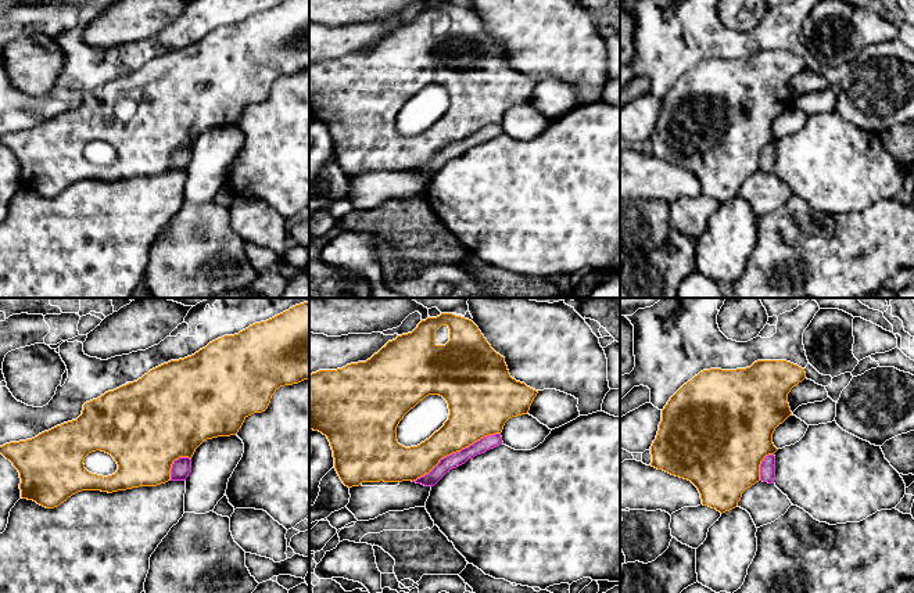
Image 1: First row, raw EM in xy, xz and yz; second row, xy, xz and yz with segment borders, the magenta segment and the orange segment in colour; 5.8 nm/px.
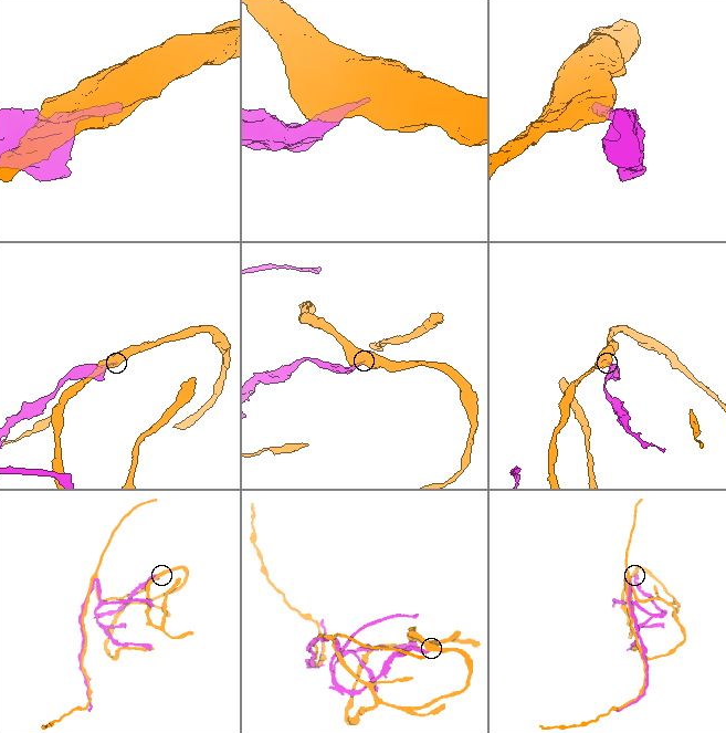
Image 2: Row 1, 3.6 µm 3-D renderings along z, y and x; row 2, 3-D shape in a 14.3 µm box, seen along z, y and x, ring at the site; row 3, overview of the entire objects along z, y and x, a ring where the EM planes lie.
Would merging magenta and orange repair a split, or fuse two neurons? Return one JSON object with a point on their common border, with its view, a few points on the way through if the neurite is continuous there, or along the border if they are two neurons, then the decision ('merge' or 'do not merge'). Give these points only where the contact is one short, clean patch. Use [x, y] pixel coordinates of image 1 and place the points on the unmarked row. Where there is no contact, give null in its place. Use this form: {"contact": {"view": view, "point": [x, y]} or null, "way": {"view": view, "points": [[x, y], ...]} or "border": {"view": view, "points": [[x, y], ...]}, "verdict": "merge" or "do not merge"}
{"contact": {"view": "xz", "point": [456, 142]}, "verdict": "do not merge"}

